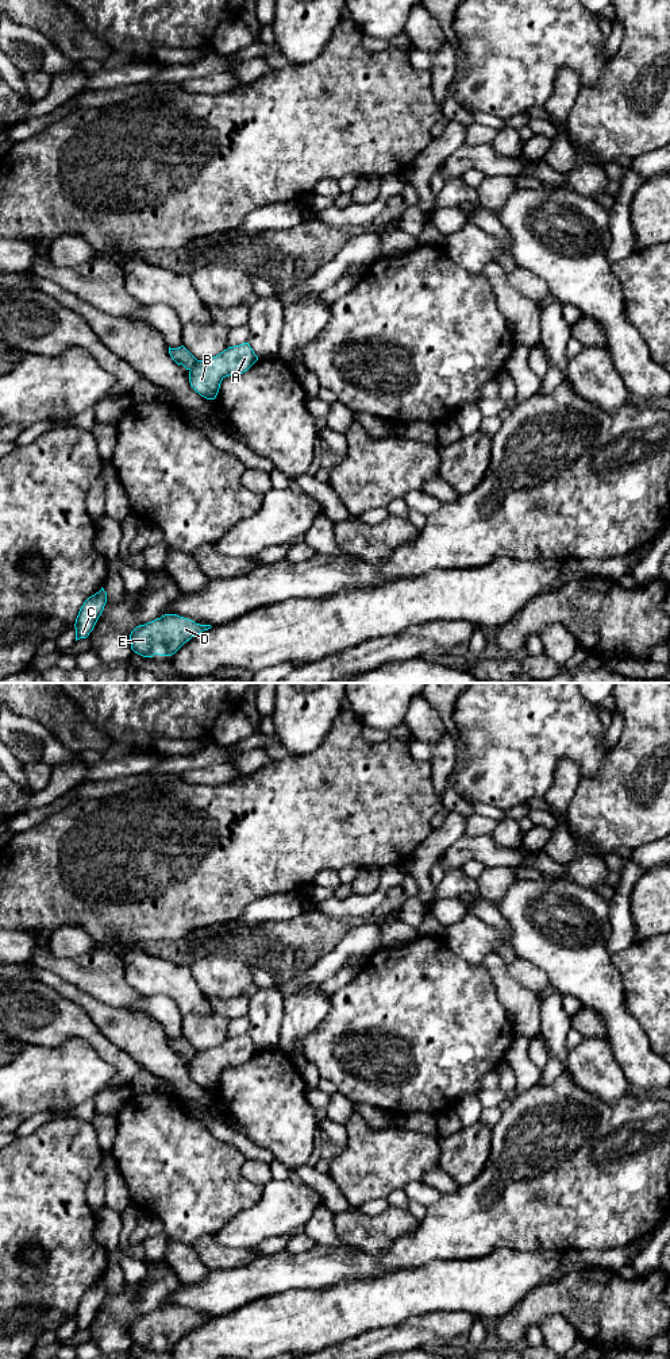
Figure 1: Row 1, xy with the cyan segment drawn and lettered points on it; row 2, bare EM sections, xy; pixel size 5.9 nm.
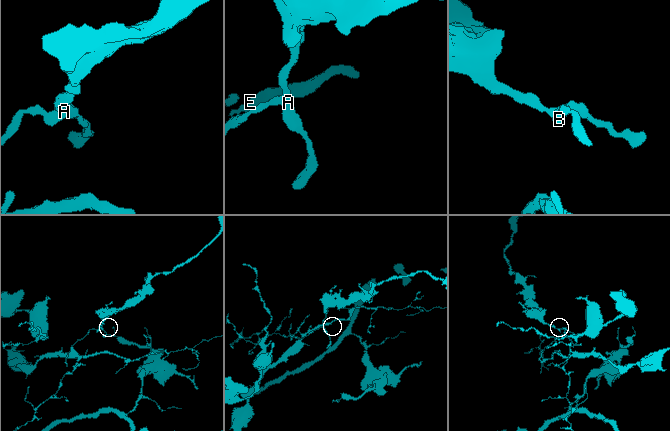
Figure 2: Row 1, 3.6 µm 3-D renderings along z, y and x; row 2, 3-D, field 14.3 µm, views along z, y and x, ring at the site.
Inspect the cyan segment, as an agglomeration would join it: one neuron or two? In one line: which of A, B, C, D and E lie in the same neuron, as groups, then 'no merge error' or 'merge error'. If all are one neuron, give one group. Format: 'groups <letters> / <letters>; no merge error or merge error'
groups A B / C D E; merge error

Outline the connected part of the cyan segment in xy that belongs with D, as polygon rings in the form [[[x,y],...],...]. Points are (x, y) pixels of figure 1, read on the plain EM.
[[[165,1305],[136,1317],[130,1325],[130,1335],[131,1340],[143,1348],[172,1347],[192,1328],[211,1319],[177,1305]]]

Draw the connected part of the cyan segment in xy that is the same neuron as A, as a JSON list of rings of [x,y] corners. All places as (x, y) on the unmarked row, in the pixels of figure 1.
[[[249,1034],[228,1038],[213,1049],[196,1053],[189,1062],[190,1077],[201,1088],[215,1090],[226,1067],[243,1065],[257,1051]]]

